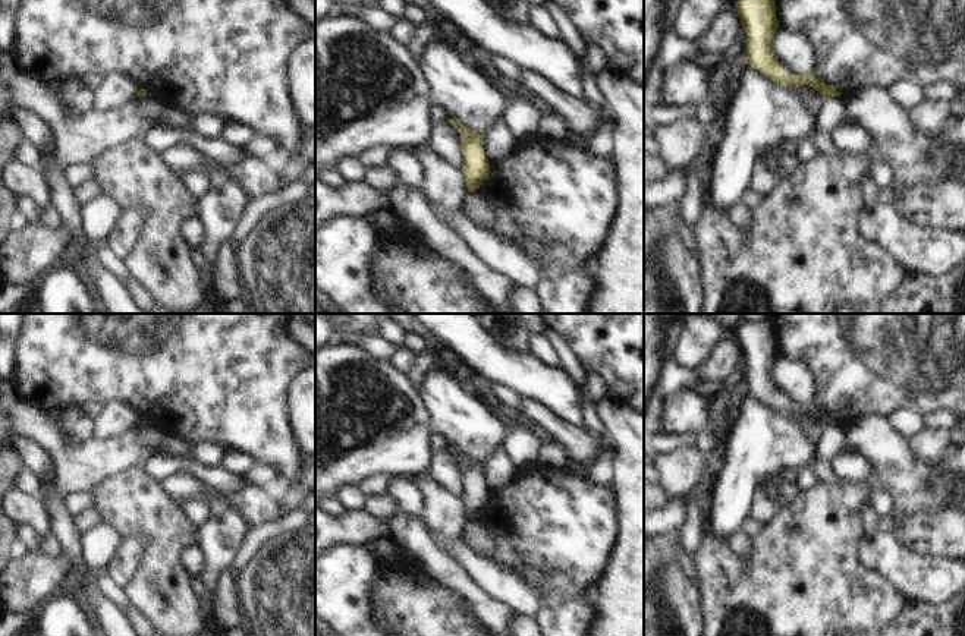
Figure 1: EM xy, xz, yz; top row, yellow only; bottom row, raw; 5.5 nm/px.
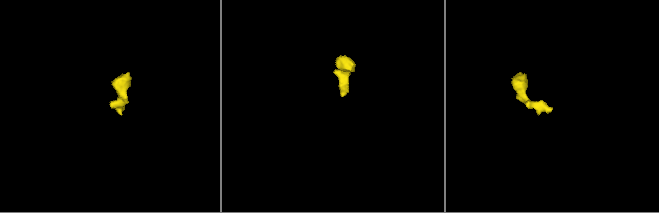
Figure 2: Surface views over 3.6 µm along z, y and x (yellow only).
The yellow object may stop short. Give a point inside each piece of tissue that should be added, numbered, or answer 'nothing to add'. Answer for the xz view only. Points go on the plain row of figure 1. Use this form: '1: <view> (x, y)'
nothing to add

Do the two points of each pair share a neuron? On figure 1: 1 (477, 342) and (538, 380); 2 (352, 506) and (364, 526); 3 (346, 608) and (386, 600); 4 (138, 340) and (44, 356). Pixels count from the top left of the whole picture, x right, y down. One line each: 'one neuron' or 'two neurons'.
1: one neuron
2: two neurons
3: two neurons
4: one neuron

